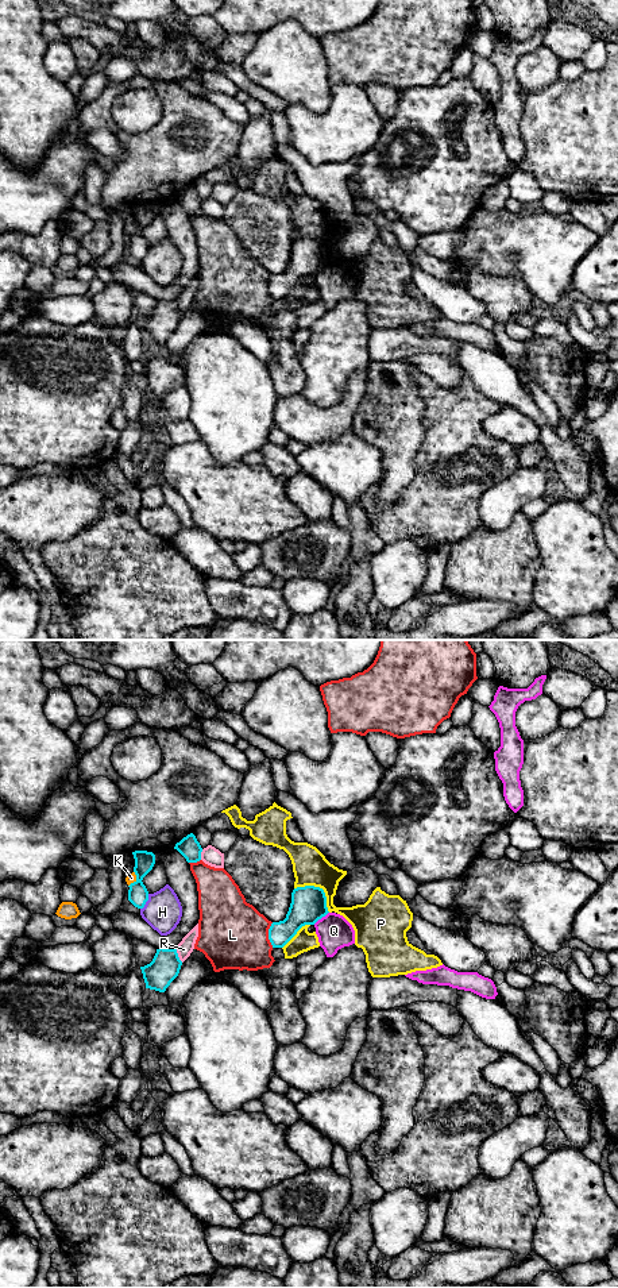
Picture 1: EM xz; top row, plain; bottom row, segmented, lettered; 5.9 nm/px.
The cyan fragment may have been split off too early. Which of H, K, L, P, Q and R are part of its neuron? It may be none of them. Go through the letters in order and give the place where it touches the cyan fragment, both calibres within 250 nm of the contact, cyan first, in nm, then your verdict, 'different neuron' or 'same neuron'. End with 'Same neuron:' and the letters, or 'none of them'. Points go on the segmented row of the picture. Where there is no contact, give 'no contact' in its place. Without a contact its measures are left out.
H: xz (145, 902) | 120/220 nm | different neuron
K: xz (136, 879) | 120/50 nm | different neuron
L: xz (269, 934) | 170/420 nm | different neuron
P: xz (319, 887) | 220/200 nm | different neuron
Q: xz (320, 918) | 220/200 nm | different neuron
R: xz (177, 955) | 180/90 nm | different neuron
Same neuron: none of them

